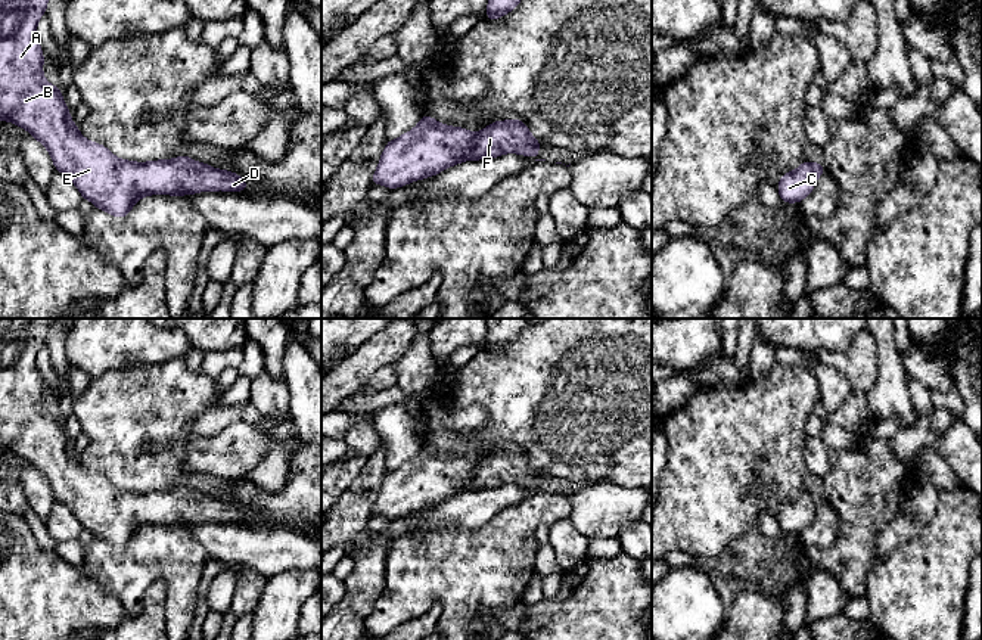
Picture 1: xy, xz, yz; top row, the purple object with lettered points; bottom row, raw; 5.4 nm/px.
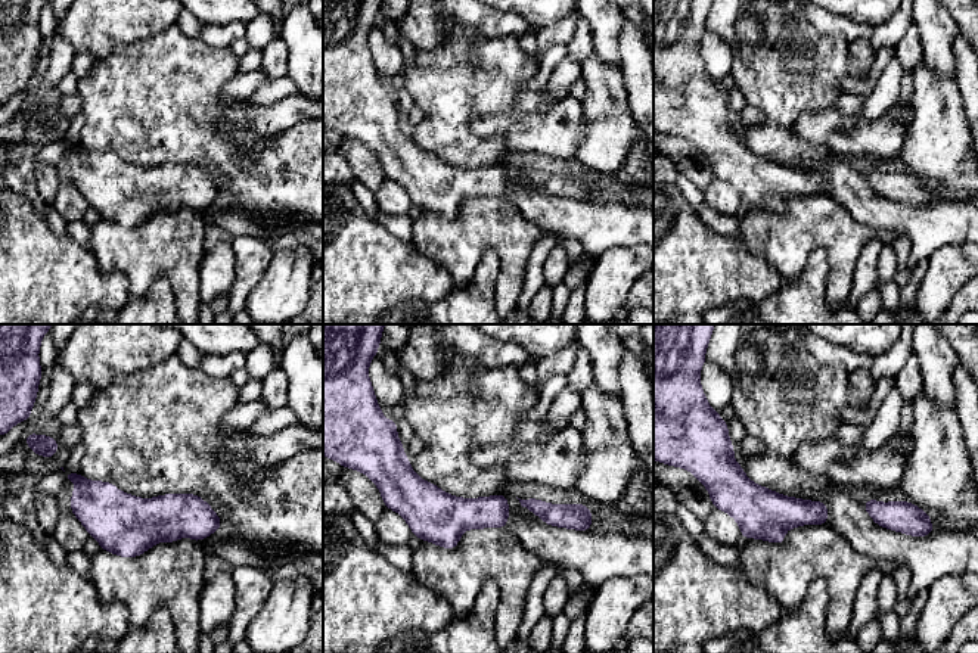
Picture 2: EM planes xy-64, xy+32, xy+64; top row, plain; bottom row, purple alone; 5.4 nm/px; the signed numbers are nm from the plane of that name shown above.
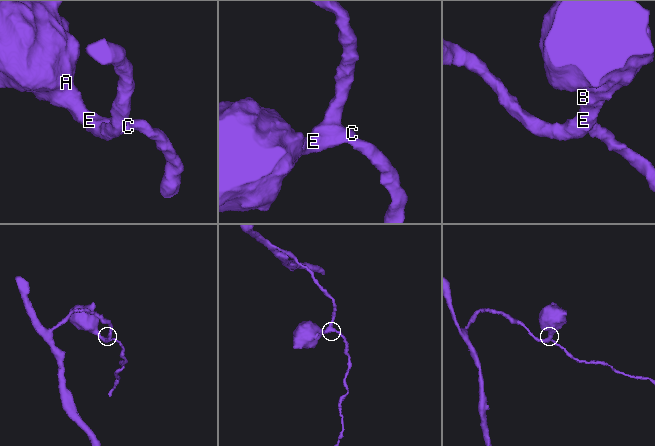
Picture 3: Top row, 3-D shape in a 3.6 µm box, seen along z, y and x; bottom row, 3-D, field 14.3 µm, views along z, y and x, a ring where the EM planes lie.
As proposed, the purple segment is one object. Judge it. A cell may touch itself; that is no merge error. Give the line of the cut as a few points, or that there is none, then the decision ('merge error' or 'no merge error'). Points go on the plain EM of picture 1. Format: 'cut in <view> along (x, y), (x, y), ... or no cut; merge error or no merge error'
no cut; no merge error

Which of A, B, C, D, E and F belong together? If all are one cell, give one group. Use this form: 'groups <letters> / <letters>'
groups A B C D E F

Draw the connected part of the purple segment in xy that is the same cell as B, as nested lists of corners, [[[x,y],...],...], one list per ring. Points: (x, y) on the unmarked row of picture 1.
[[[0,319],[0,453],[10,451],[27,460],[49,481],[56,501],[75,515],[83,529],[116,549],[127,547],[134,534],[149,525],[245,522],[246,510],[233,501],[217,500],[186,485],[147,493],[119,490],[106,476],[87,470],[78,462],[60,417],[52,416],[43,404],[44,385],[37,367],[37,354],[46,345],[55,320]]]

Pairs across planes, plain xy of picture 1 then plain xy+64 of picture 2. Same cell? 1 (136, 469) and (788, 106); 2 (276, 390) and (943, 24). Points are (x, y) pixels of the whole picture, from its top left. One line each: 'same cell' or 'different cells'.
1: same cell
2: different cells

